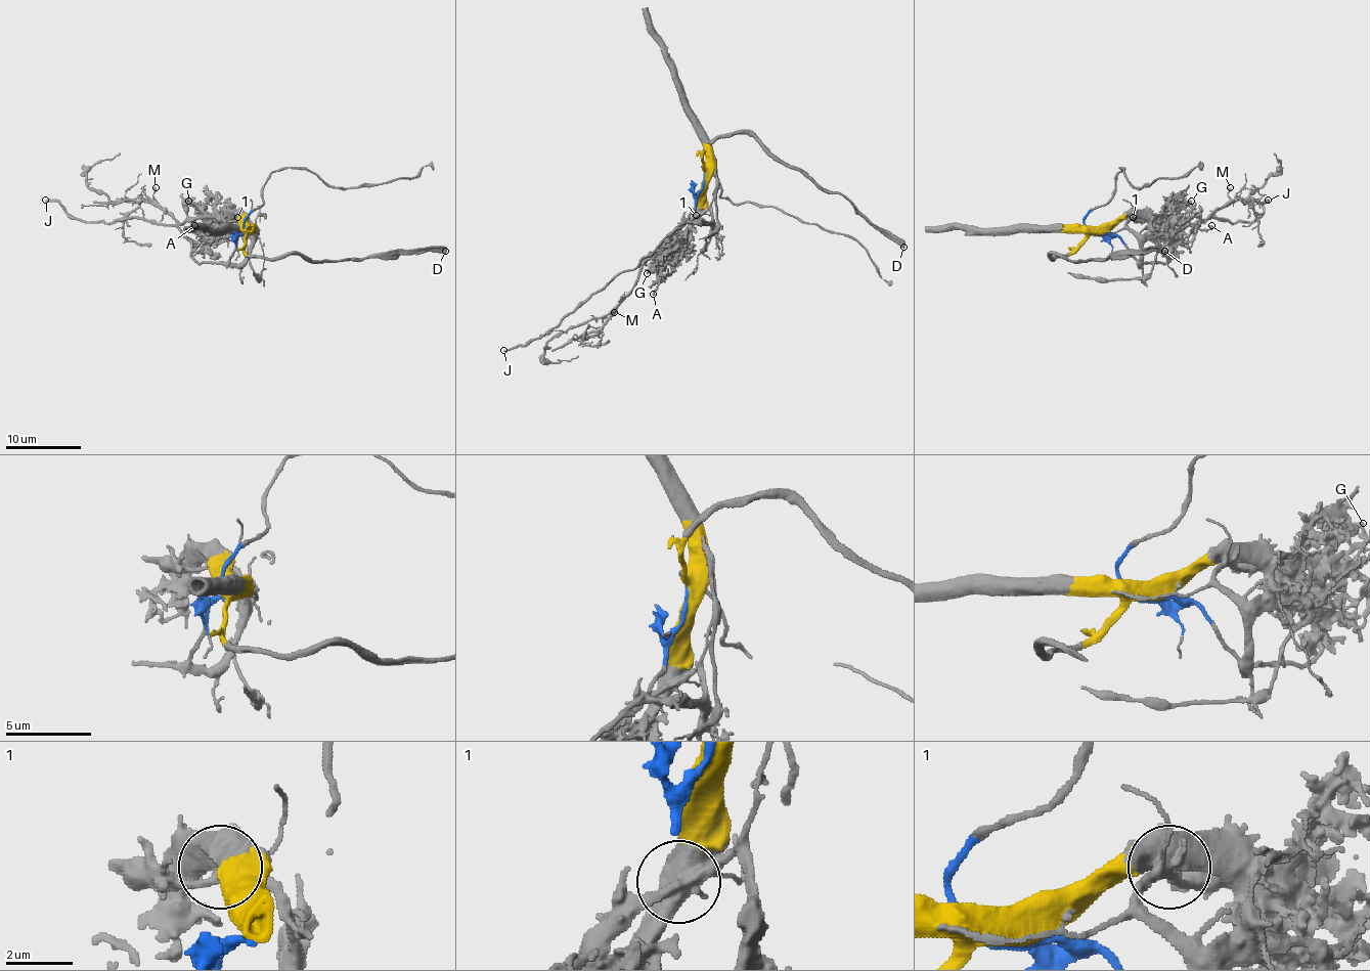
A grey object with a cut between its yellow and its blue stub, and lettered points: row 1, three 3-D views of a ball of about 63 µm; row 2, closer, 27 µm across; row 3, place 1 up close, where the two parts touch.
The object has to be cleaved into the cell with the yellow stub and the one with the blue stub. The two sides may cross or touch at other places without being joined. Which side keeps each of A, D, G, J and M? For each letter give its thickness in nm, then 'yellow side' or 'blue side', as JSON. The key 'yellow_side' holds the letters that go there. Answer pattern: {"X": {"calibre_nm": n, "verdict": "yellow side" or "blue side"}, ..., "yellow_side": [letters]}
{"A": {"calibre_nm": 200, "verdict": "yellow side"}, "D": {"calibre_nm": 320, "verdict": "yellow side"}, "G": {"calibre_nm": 320, "verdict": "yellow side"}, "J": {"calibre_nm": 200, "verdict": "blue side"}, "M": {"calibre_nm": 180, "verdict": "blue side"}, "yellow_side": ["A", "D", "G"]}

